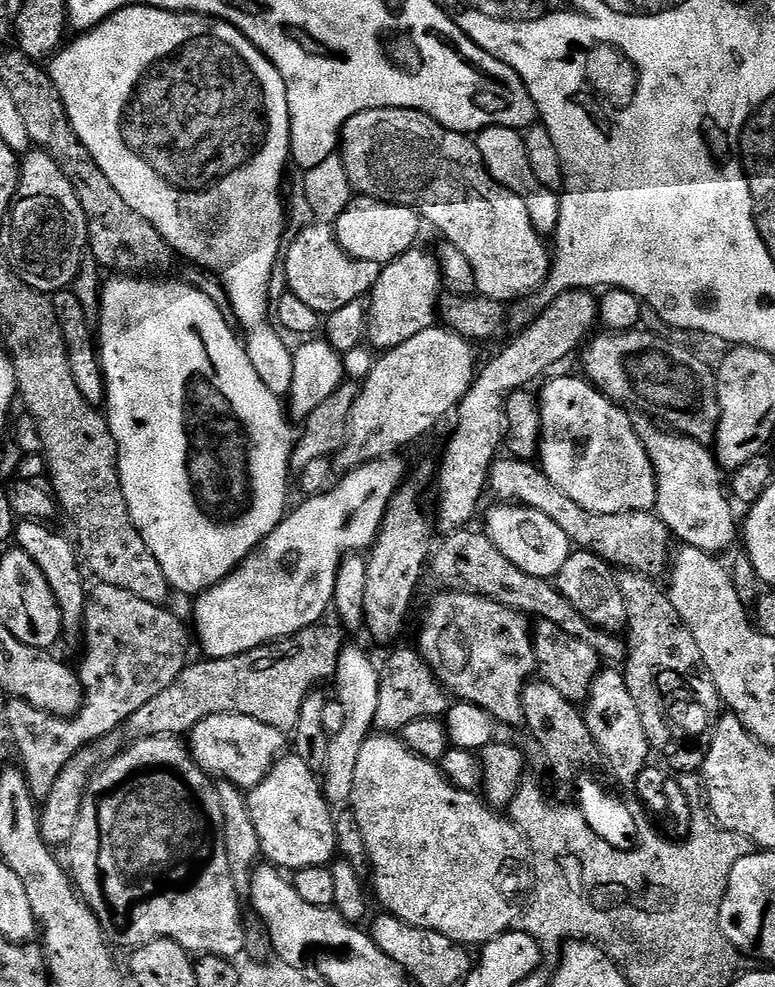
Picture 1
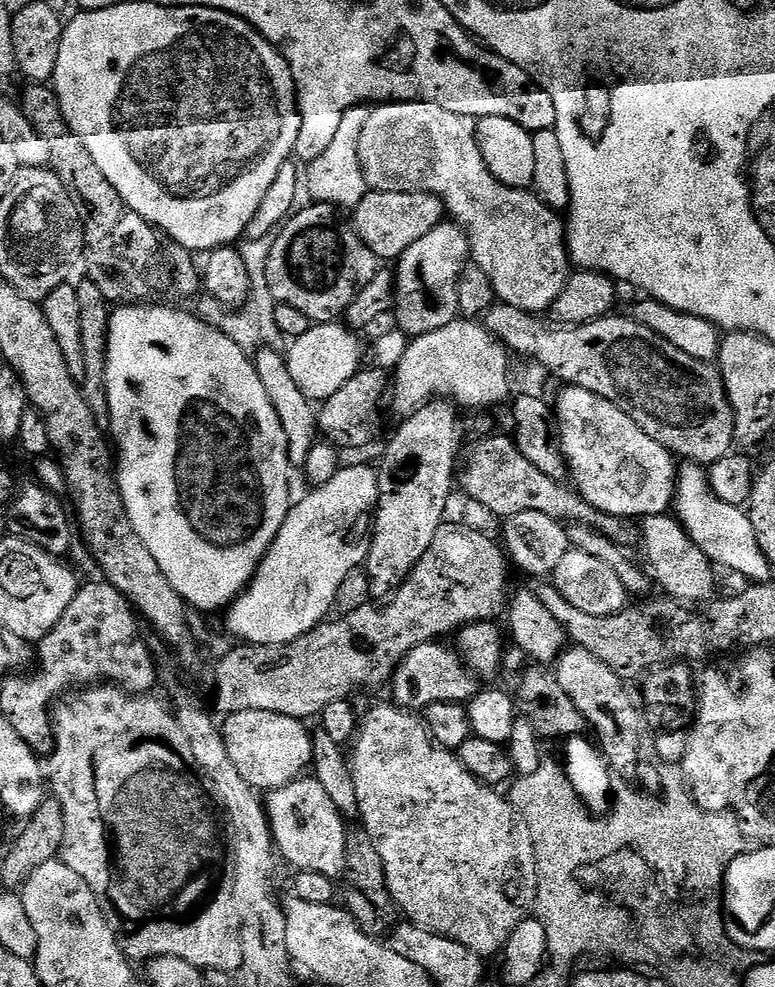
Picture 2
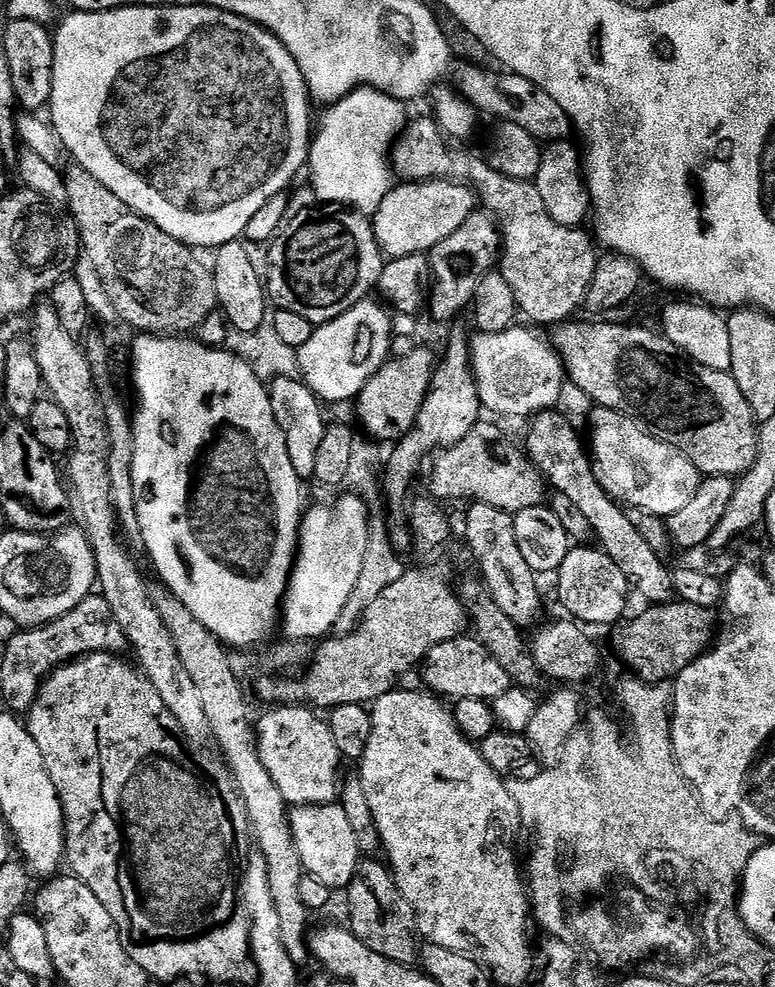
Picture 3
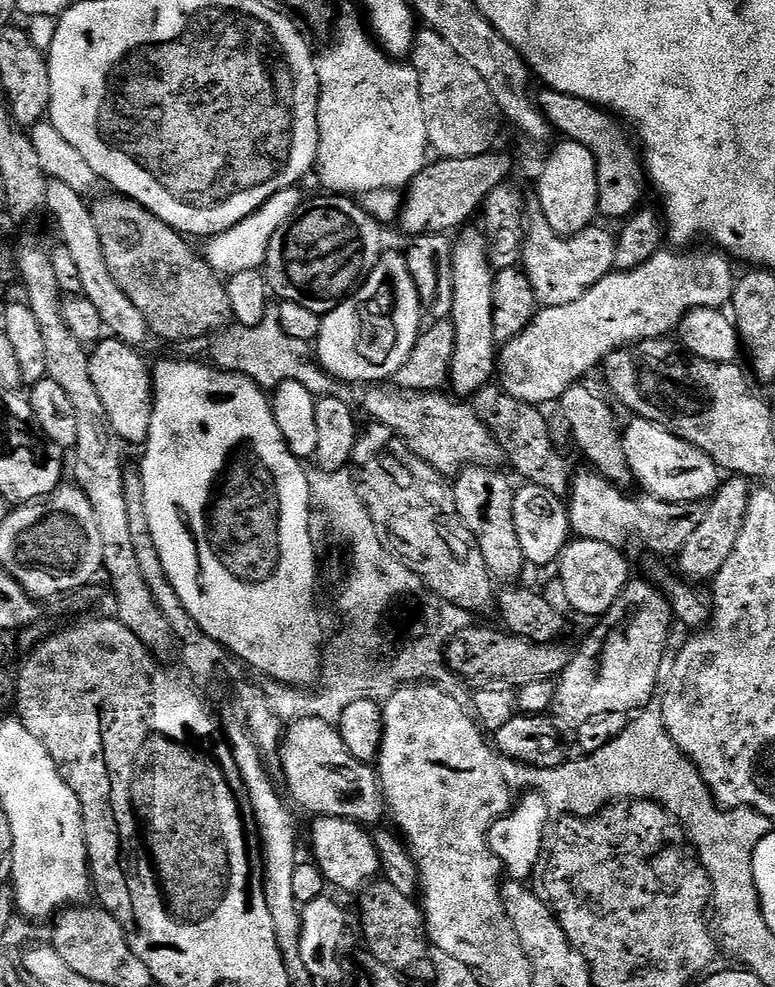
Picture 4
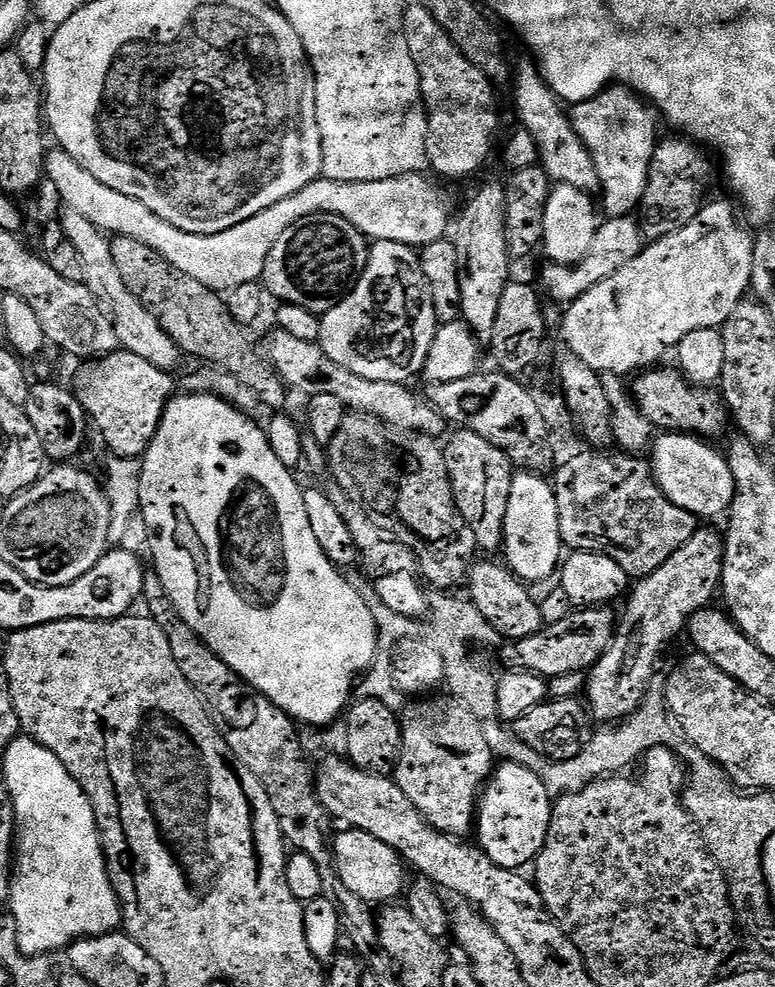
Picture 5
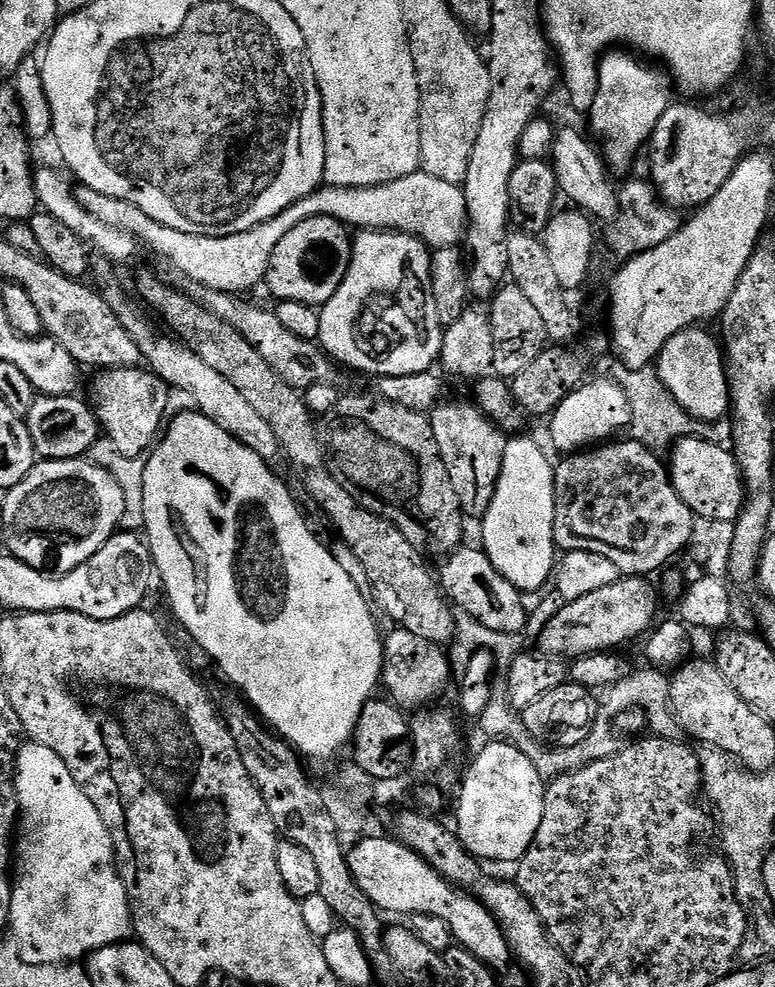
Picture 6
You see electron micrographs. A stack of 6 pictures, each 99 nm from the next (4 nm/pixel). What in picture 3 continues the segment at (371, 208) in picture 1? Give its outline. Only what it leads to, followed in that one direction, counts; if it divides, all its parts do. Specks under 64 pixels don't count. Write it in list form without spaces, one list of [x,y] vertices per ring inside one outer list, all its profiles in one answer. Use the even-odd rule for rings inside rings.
[[[452,178],[404,182],[395,185],[372,217],[372,229],[380,251],[389,259],[408,257],[437,249],[458,230],[478,208],[478,197],[471,185]]]

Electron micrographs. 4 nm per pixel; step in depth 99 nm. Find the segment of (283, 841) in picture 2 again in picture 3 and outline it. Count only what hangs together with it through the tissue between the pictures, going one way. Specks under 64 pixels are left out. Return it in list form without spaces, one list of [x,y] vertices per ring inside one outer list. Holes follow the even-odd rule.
[[[339,803],[301,804],[291,809],[290,819],[305,873],[318,878],[318,882],[326,882],[330,889],[347,889],[358,870],[362,853],[358,838],[354,836],[354,829],[346,818],[346,810],[341,808]]]

